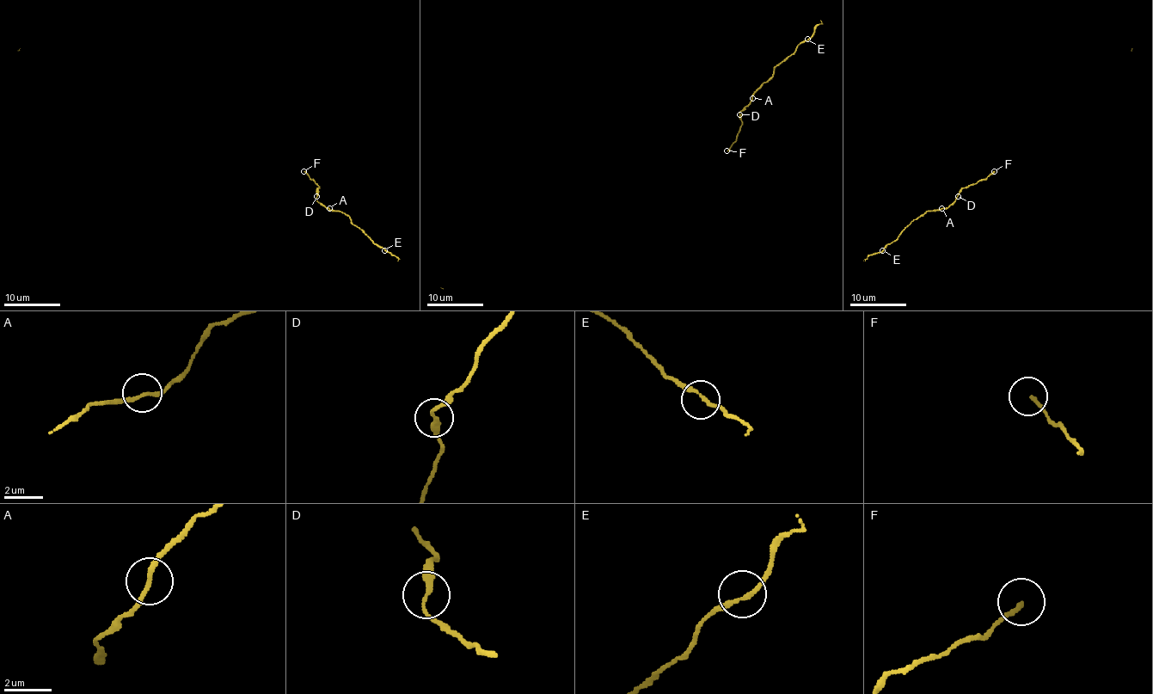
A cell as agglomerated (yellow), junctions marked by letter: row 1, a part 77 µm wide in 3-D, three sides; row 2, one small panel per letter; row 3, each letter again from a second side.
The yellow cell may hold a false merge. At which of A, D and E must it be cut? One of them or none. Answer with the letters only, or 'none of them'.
none of them

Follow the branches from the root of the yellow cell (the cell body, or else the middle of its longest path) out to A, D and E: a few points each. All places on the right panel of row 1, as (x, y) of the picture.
A: (994, 171), (984, 180), (964, 187), (947, 208), (941, 208)
D: (994, 171), (984, 180), (964, 187), (957, 196)
E: (994, 171), (984, 180), (964, 187), (947, 208), (928, 211), (913, 219), (882, 250)

